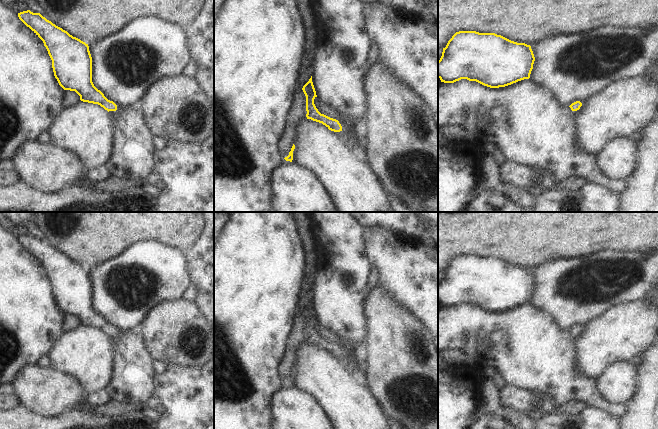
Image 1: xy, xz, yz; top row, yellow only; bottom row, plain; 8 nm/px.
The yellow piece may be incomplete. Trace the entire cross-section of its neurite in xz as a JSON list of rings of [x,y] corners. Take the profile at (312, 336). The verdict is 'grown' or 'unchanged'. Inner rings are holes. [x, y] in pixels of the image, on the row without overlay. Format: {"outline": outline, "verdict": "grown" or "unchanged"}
{"outline": [[[312,300],[309,305],[302,312],[305,320],[306,320],[306,341],[307,343],[311,343],[313,345],[322,347],[329,354],[331,354],[334,358],[340,361],[346,361],[347,365],[351,367],[352,373],[358,373],[361,371],[360,367],[358,368],[354,361],[353,357],[350,353],[348,353],[344,348],[340,345],[330,342],[324,338],[321,338],[314,328],[314,323],[317,321],[316,315],[312,306]]], "verdict": "grown"}

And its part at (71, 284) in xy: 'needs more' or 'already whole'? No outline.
needs more

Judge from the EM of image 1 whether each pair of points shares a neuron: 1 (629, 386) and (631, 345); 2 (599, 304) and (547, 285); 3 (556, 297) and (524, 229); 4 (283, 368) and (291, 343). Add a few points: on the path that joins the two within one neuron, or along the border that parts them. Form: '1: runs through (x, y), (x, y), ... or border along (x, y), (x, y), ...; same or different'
1: border along (629, 360), (618, 360), (606, 367); different
2: runs through (586, 295), (560, 285); same
3: border along (562, 257), (548, 259), (530, 269); different
4: runs through (287, 362), (291, 349); same

